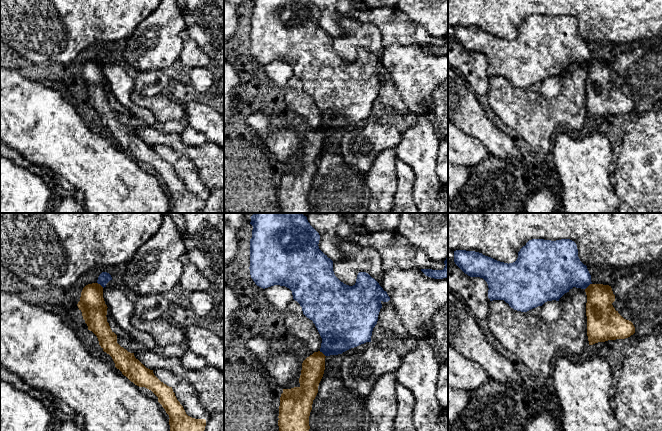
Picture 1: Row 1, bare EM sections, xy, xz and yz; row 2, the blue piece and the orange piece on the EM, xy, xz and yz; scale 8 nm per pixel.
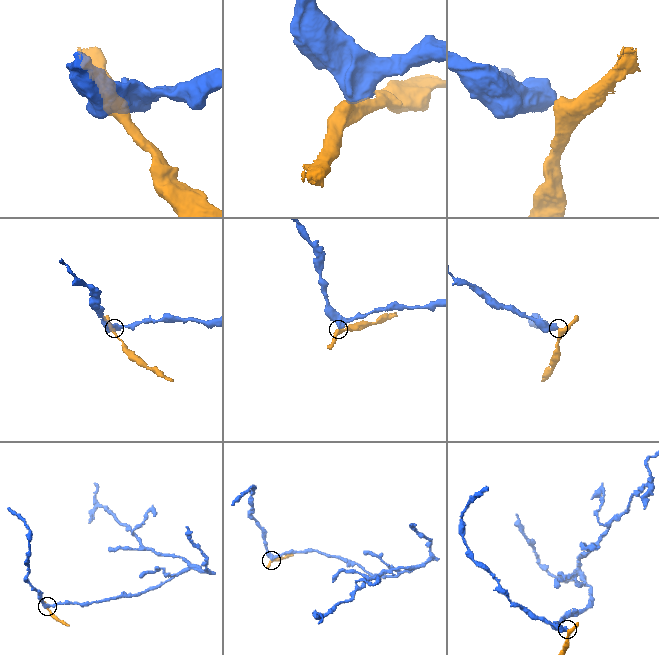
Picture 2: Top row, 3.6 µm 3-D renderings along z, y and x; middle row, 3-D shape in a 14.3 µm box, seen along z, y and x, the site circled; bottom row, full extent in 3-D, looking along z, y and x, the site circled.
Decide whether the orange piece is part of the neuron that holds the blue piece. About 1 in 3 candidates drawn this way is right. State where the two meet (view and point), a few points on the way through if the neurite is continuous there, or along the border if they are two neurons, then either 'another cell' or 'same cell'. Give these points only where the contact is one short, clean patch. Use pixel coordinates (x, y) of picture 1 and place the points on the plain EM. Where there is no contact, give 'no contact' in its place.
yz (588, 61) | along yz (591, 59), (585, 65) | another cell

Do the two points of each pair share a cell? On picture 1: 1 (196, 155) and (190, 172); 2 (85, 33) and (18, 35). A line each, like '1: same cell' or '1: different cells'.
1: different cells
2: same cell

